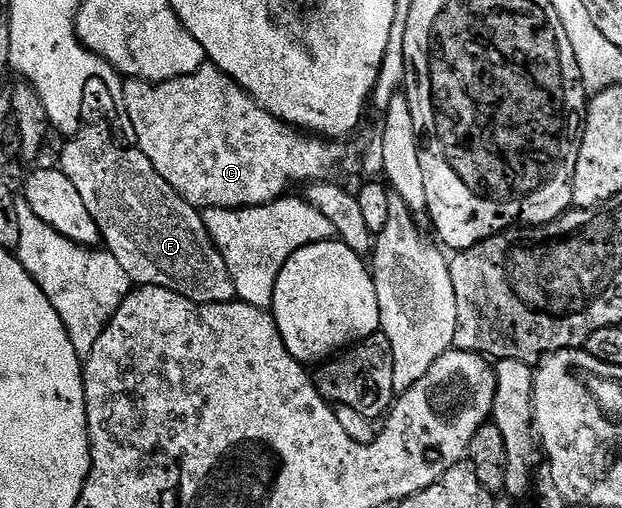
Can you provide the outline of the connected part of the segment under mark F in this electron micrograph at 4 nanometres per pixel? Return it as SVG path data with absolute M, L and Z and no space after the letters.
M109 107L107 115L102 114L96 122L90 122L76 136L64 142L61 157L57 161L71 183L78 188L87 211L95 219L106 250L115 255L123 271L127 271L134 286L154 285L167 287L200 305L222 305L237 296L231 275L222 253L214 246L207 231L202 212L187 203L170 184L167 184L151 161L133 145L117 141L110 123L113 110Z

